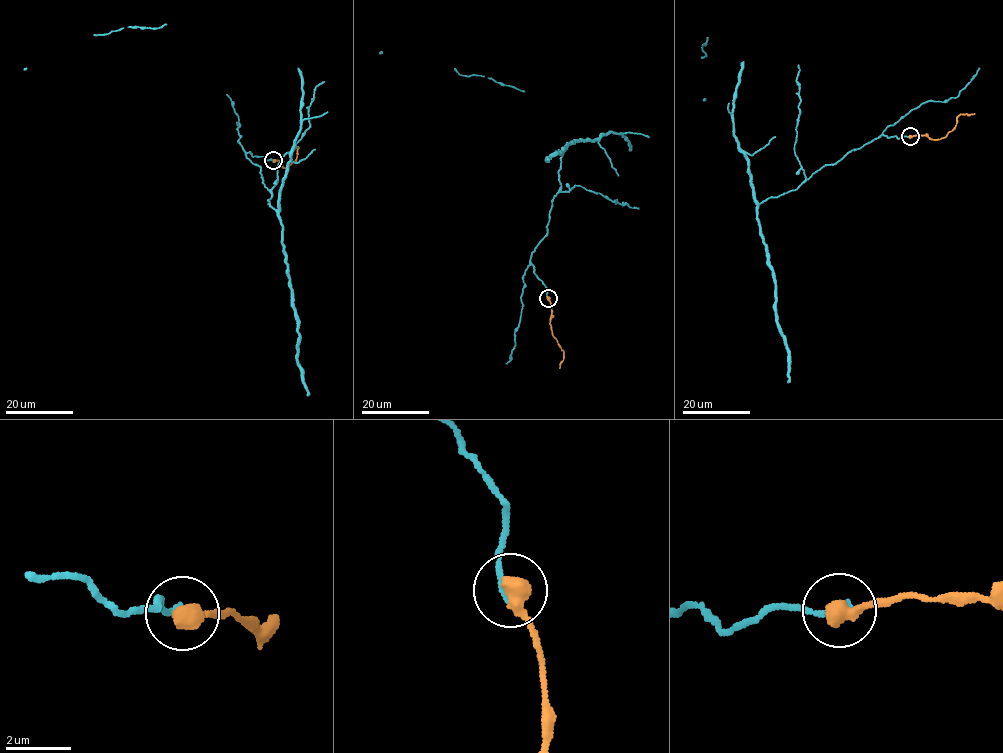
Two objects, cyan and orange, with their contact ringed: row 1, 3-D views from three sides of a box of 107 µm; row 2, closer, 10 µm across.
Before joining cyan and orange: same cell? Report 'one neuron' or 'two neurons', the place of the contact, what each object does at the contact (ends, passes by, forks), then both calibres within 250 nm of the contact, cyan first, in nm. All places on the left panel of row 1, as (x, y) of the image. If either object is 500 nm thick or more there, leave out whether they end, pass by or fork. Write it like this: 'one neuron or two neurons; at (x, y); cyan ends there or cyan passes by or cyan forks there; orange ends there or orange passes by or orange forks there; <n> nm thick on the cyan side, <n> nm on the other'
one neuron; at (273, 160); 240 nm thick on the cyan side, 600 nm on the other

